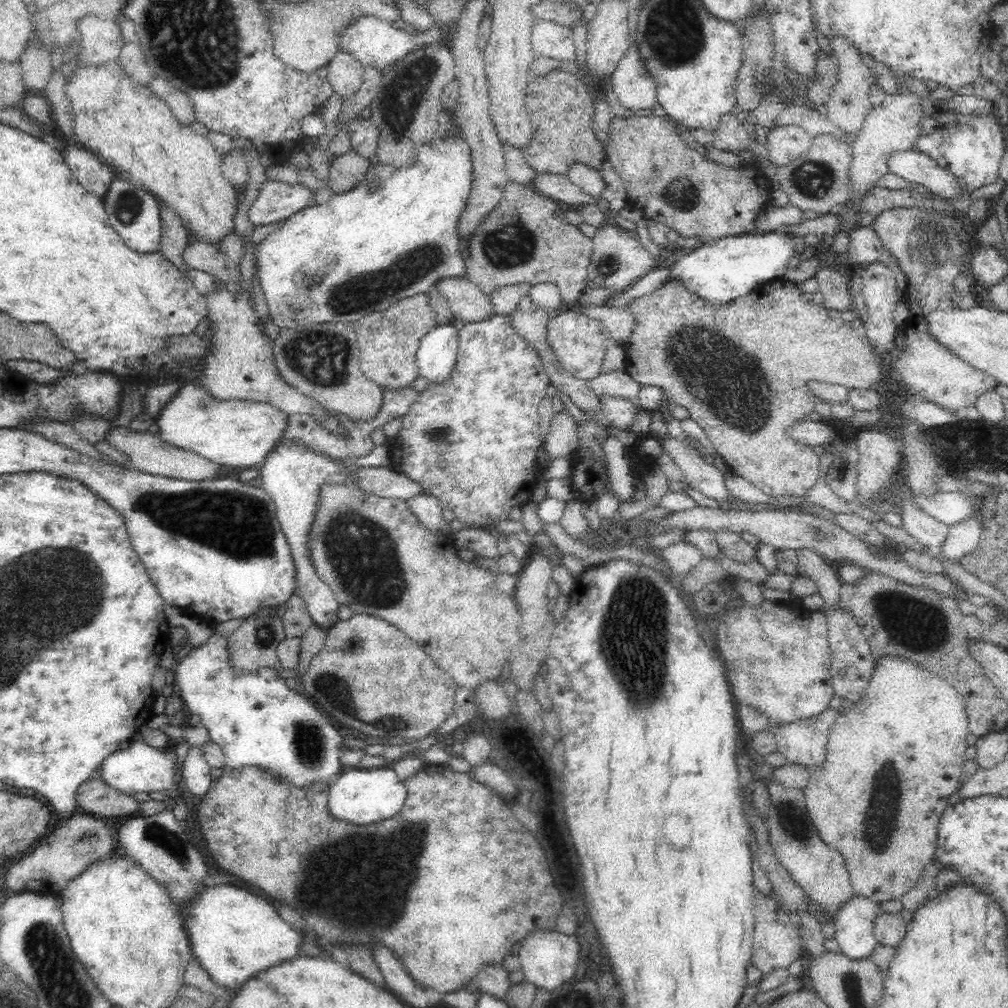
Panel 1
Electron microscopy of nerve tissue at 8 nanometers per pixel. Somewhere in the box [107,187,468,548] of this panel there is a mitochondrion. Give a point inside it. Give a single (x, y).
(355, 295)

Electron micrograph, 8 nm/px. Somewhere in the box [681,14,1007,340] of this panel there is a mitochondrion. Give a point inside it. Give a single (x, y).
(928, 250)

